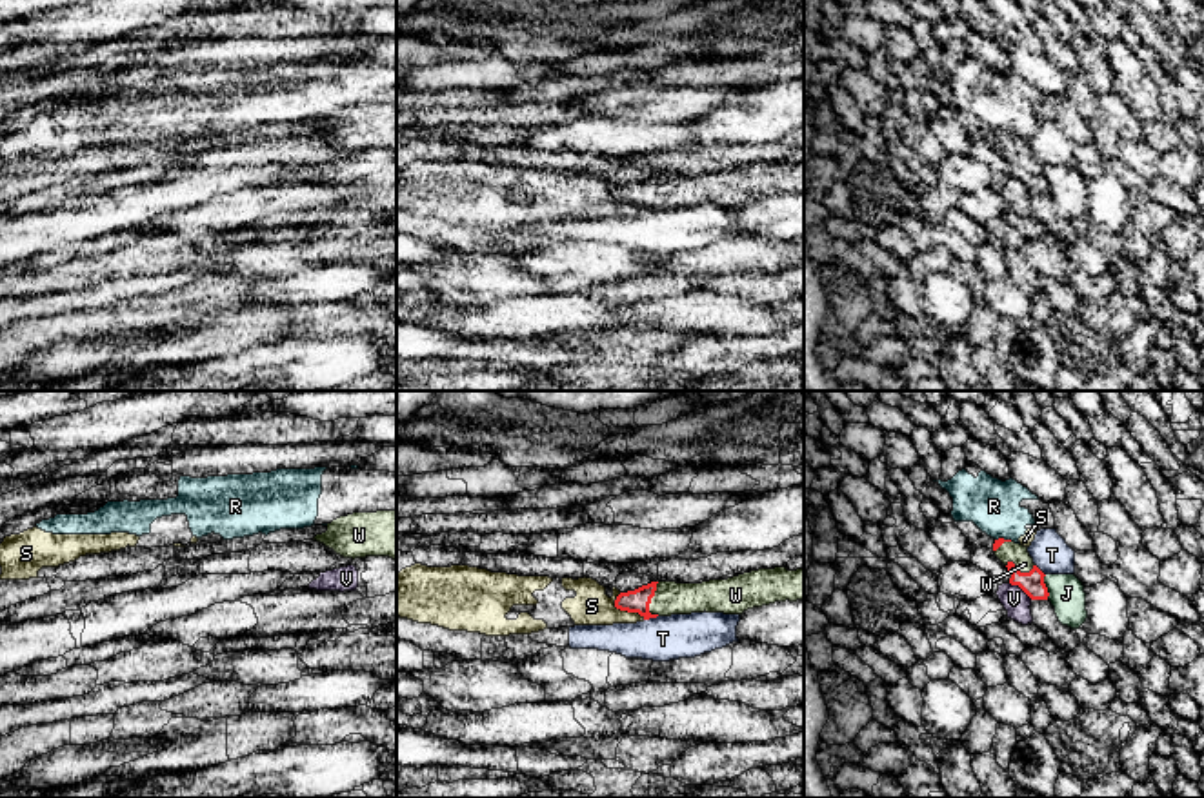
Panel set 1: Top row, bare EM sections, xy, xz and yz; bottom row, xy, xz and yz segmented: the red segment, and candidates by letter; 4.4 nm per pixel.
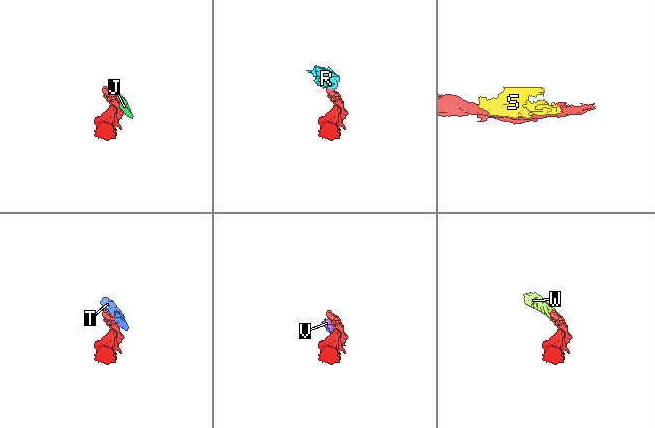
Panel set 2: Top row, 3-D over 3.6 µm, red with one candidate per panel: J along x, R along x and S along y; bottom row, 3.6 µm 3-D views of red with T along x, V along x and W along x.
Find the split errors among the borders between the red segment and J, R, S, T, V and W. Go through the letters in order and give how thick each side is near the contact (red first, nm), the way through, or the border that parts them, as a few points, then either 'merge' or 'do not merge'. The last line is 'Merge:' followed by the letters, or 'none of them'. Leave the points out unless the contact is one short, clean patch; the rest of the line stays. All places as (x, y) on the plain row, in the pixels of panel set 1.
J: calibres 100 and 160 nm; do not merge
R: calibres 40 and 240 nm; border yz (995, 131), (1012, 133); do not merge
S: calibres 100 and 170 nm; do not merge
T: calibres 100 and 200 nm; do not merge
V: calibres 100 and 110 nm; do not merge
W: calibres 100 and 140 nm; merge
Merge: W

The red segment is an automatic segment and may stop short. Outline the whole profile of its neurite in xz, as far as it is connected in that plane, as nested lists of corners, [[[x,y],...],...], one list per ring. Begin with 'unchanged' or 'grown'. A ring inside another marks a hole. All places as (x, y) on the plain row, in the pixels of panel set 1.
grown; [[[758,162],[727,173],[702,176],[651,175],[620,185],[615,200],[644,213],[691,205],[742,207],[775,195],[804,193],[804,162]]]

